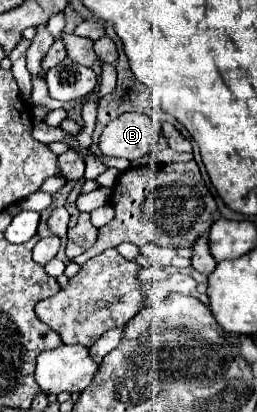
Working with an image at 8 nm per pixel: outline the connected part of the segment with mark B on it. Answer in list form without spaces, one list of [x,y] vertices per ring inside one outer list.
[[[121,114],[109,122],[99,138],[99,148],[105,156],[139,160],[157,152],[161,124],[145,114]]]

